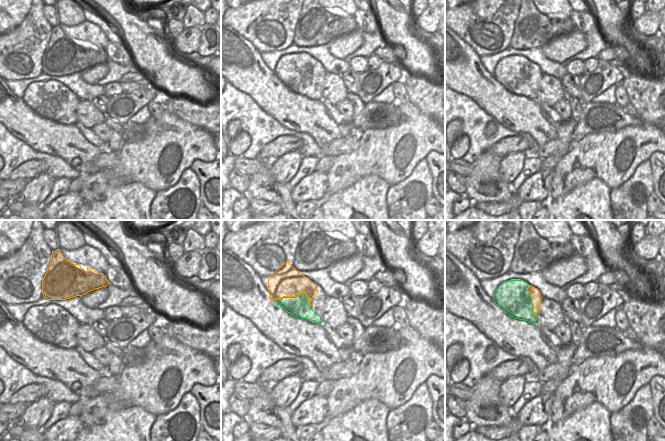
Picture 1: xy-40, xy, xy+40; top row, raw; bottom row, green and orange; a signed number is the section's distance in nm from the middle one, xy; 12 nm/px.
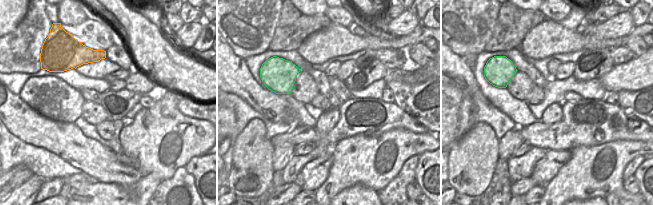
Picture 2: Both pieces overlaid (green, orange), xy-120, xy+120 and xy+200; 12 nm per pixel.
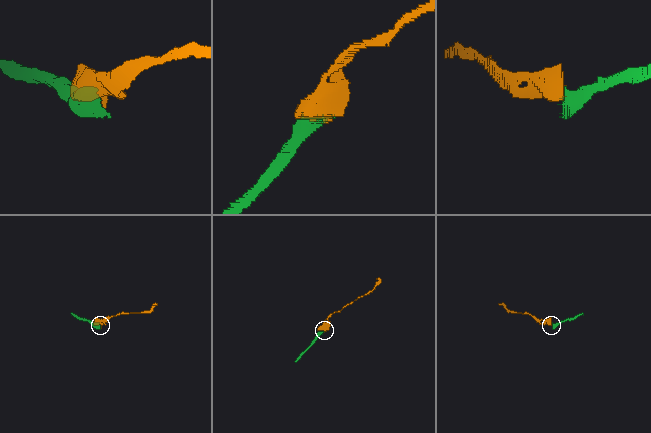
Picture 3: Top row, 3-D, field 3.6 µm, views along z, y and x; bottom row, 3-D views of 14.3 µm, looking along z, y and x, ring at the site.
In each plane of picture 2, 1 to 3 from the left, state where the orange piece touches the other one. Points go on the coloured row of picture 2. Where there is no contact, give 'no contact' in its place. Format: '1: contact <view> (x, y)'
1: no contact
2: no contact
3: no contact

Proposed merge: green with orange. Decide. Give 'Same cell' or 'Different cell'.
Different cell.

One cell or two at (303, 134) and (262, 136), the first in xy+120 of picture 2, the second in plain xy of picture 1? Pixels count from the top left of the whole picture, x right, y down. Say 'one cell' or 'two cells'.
two cells

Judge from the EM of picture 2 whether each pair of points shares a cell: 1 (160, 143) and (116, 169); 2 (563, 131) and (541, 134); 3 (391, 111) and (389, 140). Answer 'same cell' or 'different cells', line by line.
1: different cells
2: same cell
3: different cells

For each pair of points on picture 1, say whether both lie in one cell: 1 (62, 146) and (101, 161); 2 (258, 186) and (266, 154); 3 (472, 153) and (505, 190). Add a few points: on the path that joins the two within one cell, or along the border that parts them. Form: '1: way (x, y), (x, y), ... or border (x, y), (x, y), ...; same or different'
1: border (101, 151), (92, 160), (85, 163); different
2: border (271, 161), (265, 162); different
3: border (487, 150), (483, 151), (471, 162); different

